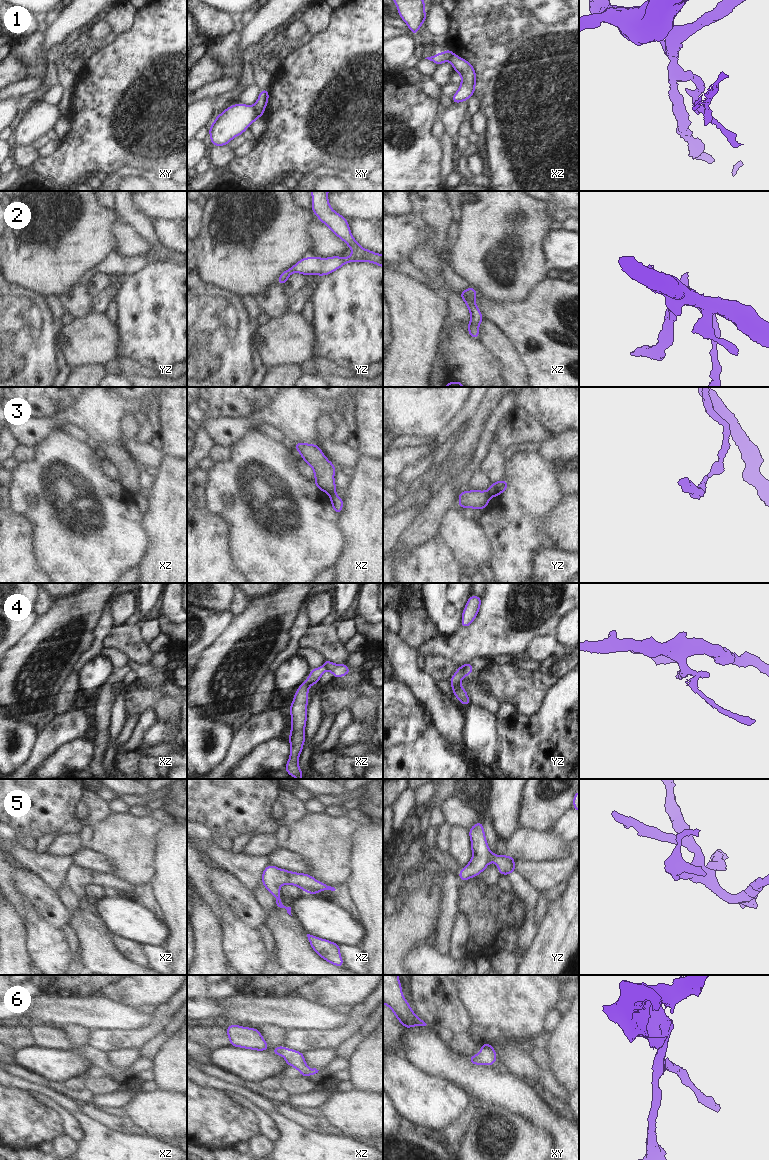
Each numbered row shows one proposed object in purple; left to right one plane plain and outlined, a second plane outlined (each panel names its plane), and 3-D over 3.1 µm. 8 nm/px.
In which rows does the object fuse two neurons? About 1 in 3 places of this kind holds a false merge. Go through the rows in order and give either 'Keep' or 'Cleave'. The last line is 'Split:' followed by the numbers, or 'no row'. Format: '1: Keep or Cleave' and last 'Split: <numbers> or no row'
1: Cleave
2: Keep
3: Cleave
4: Cleave
5: Keep
6: Keep
Split: 1, 3, 4

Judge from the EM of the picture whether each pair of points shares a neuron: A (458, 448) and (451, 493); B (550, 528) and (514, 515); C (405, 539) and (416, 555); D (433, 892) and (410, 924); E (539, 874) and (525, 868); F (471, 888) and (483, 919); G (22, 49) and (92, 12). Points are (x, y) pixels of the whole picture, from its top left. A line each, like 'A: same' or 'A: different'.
A: different
B: different
C: different
D: same
E: same
F: same
G: different

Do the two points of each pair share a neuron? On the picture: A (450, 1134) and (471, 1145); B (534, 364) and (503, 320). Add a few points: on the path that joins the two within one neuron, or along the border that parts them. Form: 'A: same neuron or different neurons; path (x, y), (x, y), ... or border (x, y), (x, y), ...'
A: different neurons; border (471, 1118), (462, 1140), (454, 1148)
B: same neuron; path (523, 355), (522, 339), (514, 331)

